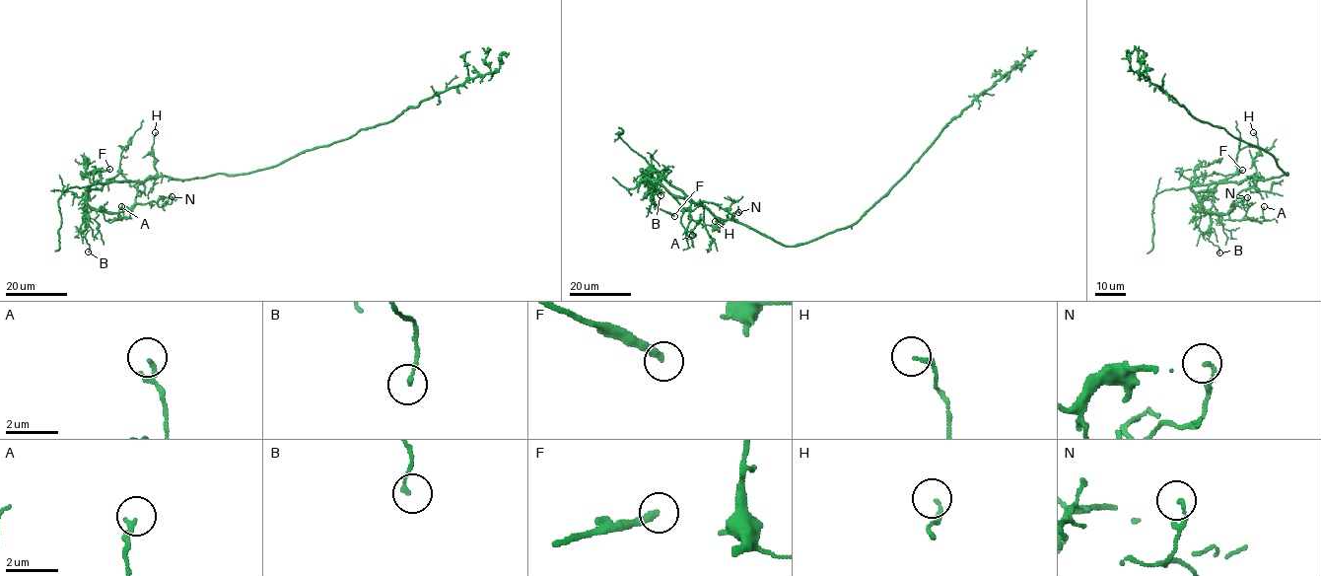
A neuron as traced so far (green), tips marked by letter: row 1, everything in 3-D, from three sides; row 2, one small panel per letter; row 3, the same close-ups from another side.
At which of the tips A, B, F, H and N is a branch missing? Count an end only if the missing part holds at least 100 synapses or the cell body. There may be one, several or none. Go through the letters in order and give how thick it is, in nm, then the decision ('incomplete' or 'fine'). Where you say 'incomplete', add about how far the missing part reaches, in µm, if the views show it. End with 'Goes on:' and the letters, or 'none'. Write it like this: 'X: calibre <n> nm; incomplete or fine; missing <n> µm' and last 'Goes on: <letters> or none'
A: calibre 90 nm; fine
B: calibre 140 nm; fine
F: calibre 280 nm; fine
H: calibre 170 nm; fine
N: calibre 100 nm; fine
Goes on: none

